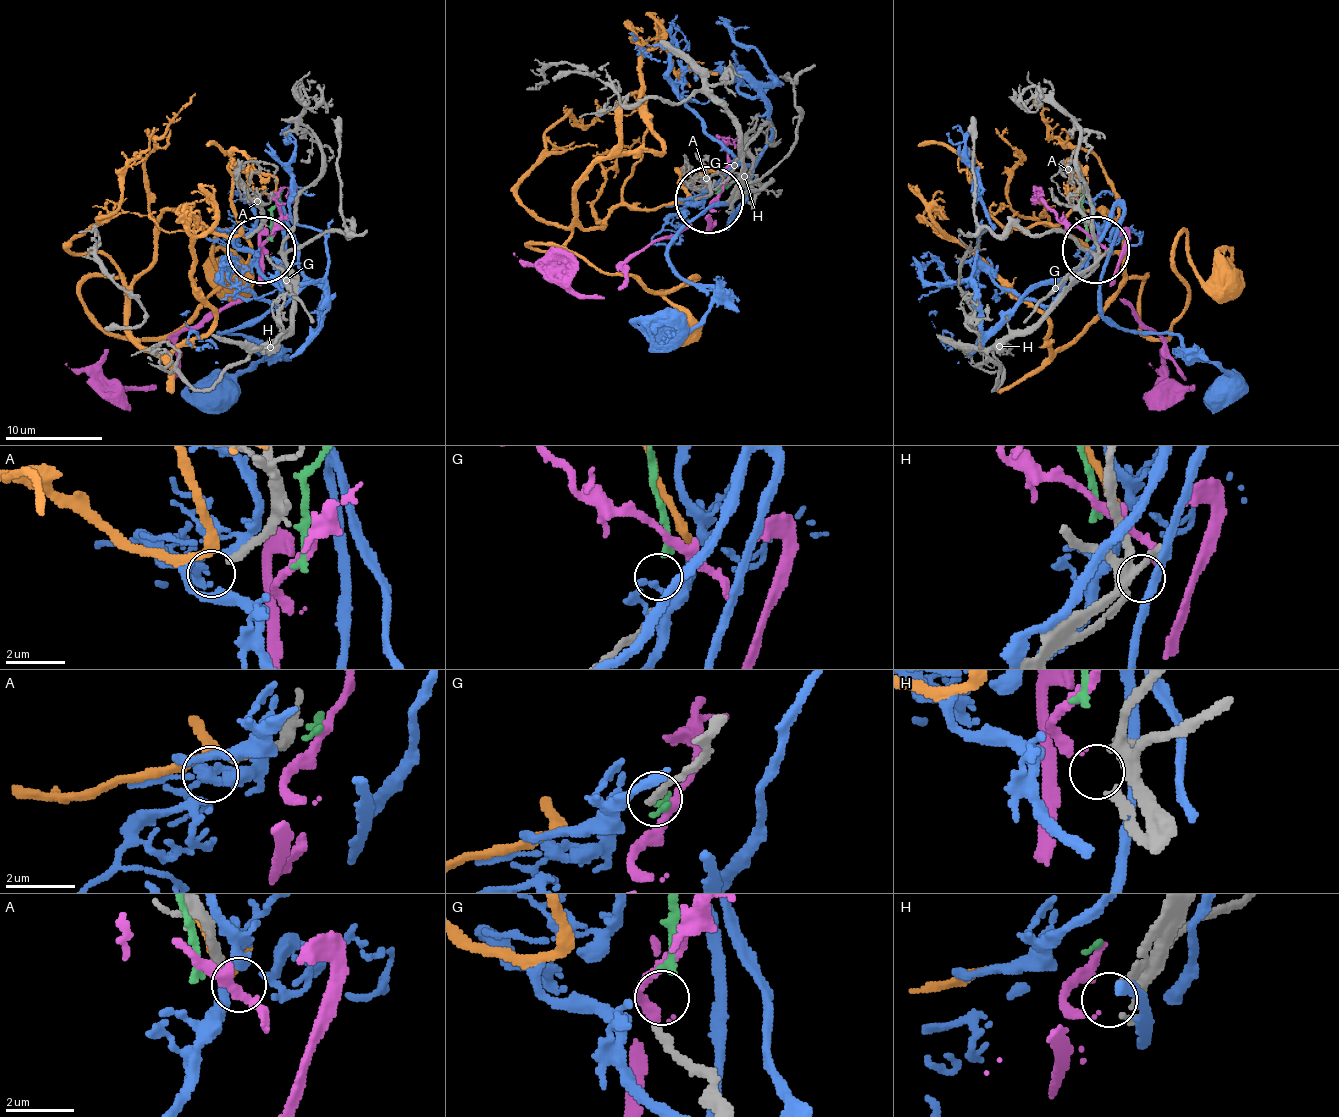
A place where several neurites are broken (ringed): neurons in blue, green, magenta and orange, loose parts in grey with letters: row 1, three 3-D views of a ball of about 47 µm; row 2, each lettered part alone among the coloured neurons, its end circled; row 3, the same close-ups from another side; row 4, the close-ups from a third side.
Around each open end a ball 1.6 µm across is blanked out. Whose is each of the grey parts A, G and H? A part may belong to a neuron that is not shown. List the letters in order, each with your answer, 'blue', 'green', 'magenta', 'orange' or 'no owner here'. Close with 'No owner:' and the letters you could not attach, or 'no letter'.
A: no owner here
G: green
H: magenta
No owner: A

